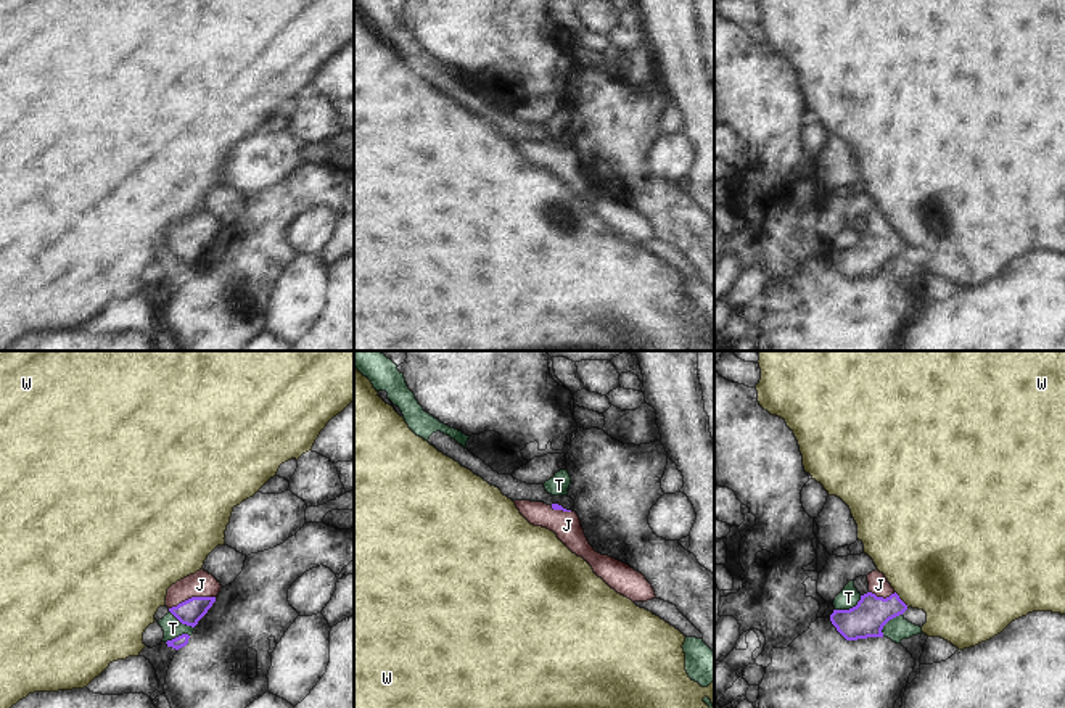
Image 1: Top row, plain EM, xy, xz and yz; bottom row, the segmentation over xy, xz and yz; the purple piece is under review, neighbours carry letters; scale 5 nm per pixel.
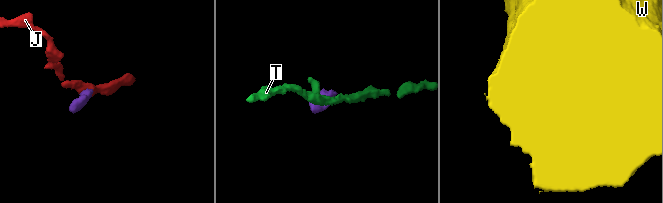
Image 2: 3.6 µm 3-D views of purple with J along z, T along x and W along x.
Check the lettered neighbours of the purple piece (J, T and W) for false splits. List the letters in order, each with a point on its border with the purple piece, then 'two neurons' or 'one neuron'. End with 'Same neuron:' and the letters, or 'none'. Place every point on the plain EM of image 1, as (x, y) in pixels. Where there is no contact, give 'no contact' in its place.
J: meets purple in xy at (192, 237); one neuron
T: meets purple in yz at (850, 248); two neurons
W: meets purple in yz at (900, 238); two neurons
Same neuron: J

